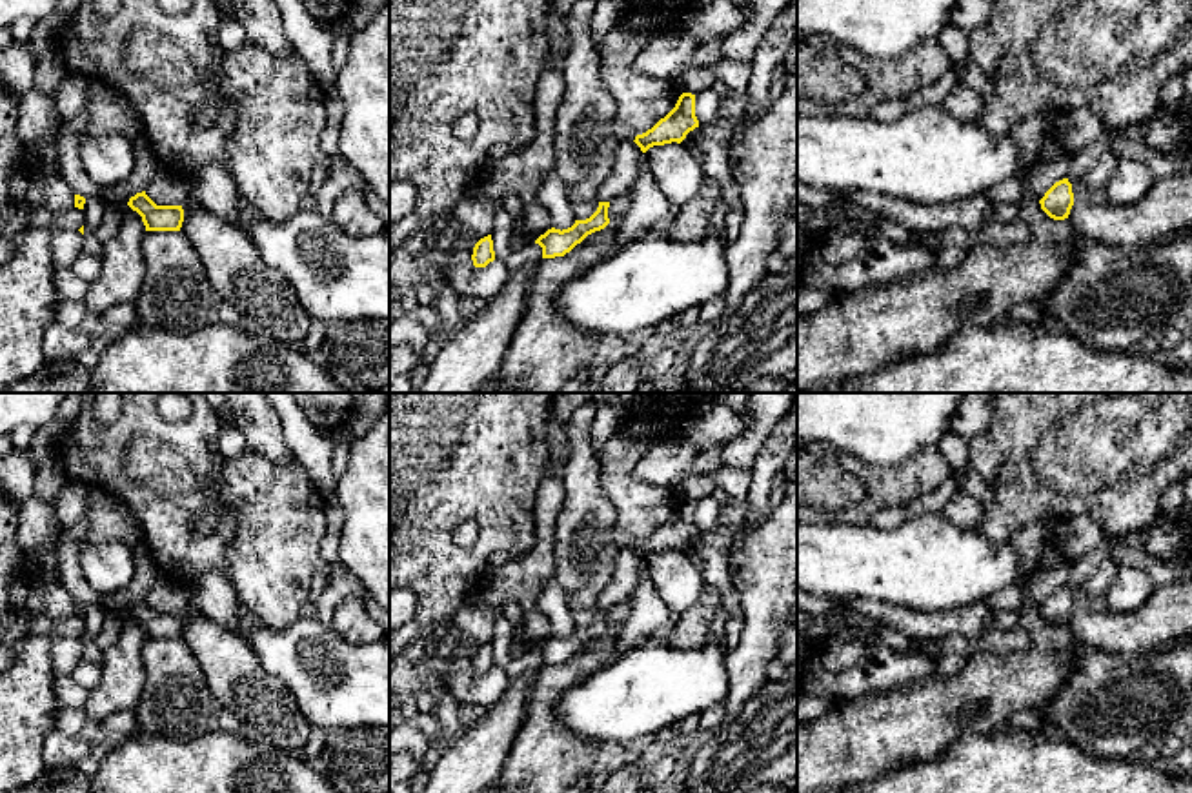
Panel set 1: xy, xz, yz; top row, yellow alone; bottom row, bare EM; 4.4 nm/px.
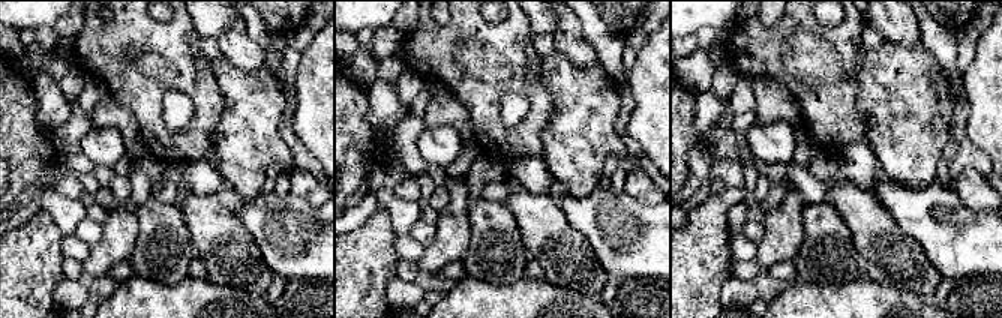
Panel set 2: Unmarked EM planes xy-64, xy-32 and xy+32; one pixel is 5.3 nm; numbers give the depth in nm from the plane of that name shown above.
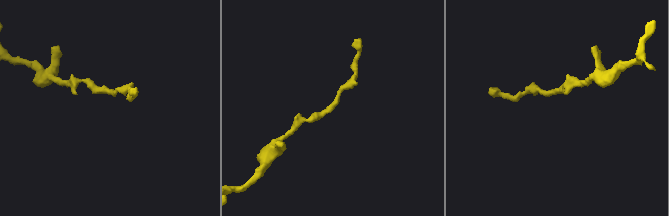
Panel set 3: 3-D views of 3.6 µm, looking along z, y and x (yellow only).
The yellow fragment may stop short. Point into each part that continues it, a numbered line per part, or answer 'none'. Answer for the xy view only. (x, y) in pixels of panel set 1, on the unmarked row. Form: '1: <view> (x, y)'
none

